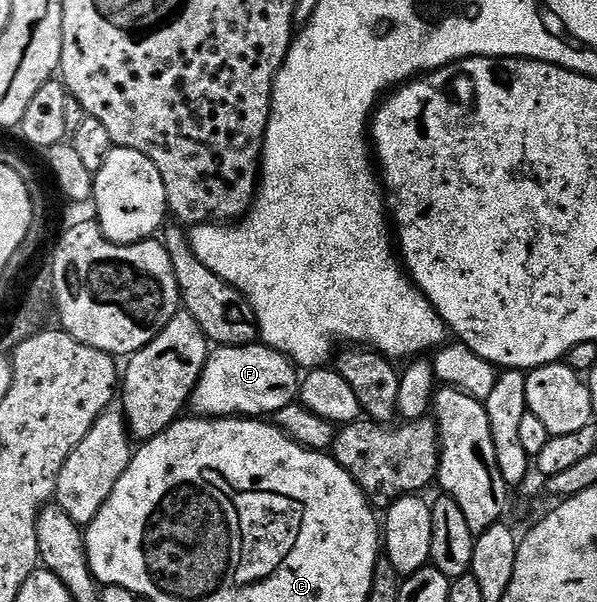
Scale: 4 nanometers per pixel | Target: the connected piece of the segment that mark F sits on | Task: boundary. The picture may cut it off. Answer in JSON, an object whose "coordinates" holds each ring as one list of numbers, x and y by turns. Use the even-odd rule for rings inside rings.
{"coordinates":[[257,341,241,347,217,346,200,374,190,400,197,416,213,419,274,417,278,409,297,402,302,375,295,363,272,347]]}

